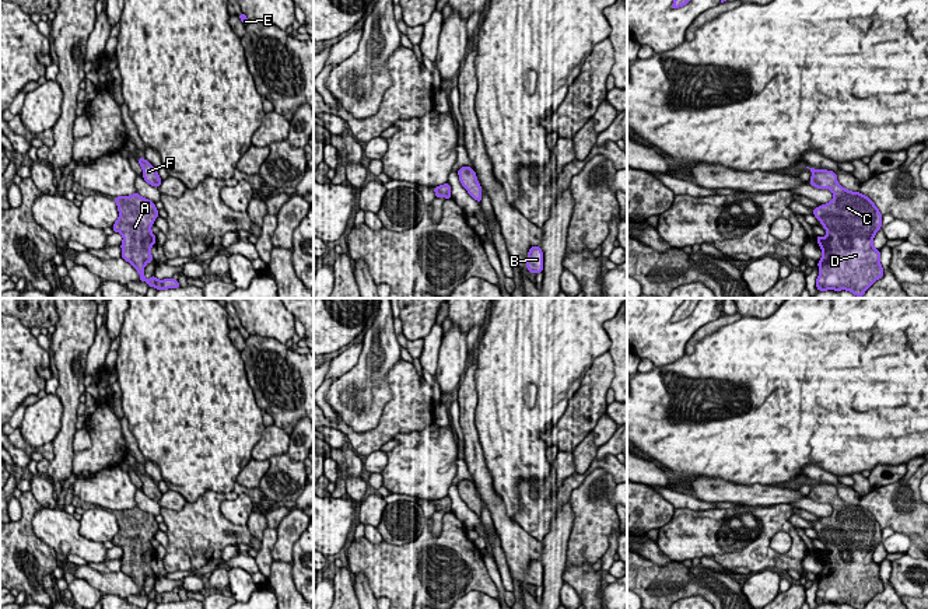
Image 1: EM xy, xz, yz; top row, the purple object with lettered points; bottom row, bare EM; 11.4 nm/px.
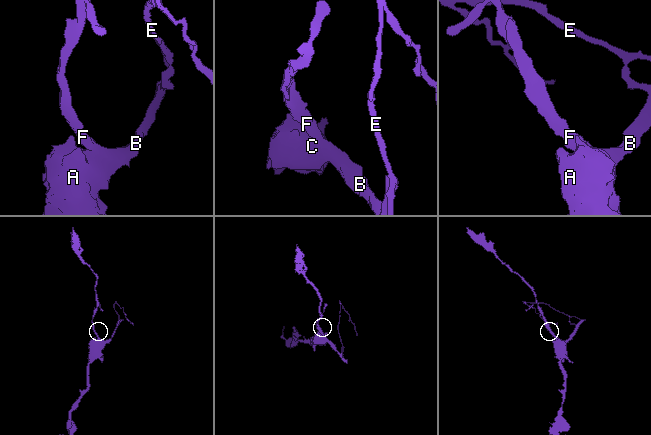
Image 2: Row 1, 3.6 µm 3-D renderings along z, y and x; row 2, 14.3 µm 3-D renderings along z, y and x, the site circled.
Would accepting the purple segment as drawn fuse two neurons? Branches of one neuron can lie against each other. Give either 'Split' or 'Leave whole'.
Leave whole

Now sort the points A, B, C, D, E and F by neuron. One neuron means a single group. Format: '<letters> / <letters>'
A B C D E F

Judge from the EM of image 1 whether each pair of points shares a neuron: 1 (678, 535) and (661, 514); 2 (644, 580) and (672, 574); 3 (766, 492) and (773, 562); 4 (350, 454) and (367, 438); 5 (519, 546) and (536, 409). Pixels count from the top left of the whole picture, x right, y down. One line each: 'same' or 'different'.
1: different
2: same
3: different
4: different
5: different

